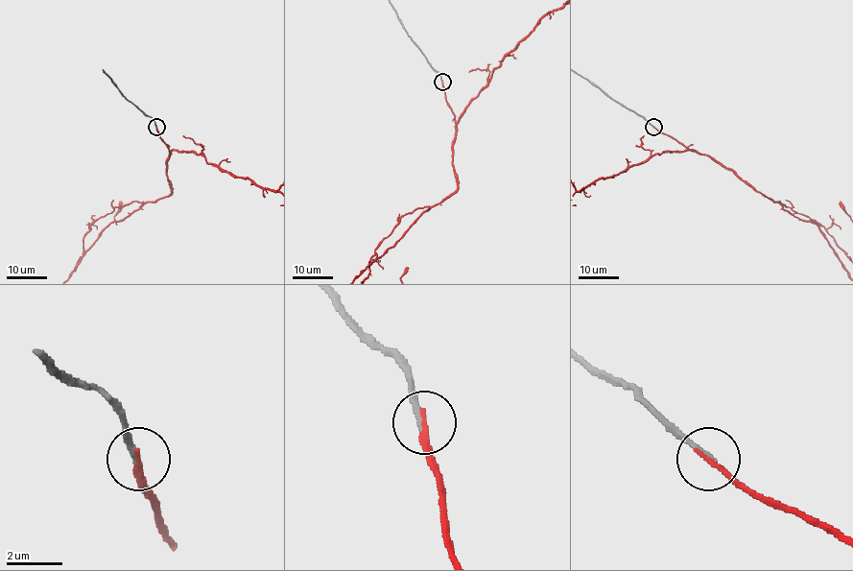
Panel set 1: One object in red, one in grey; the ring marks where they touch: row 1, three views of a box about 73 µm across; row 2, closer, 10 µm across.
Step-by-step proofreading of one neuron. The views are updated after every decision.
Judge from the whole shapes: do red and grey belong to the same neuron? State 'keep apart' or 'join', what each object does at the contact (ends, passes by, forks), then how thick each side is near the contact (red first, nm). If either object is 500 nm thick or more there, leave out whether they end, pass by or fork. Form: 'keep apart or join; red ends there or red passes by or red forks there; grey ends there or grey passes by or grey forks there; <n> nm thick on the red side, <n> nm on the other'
join; red ends there; grey ends there; 190 nm thick on the red side, 200 nm on the other

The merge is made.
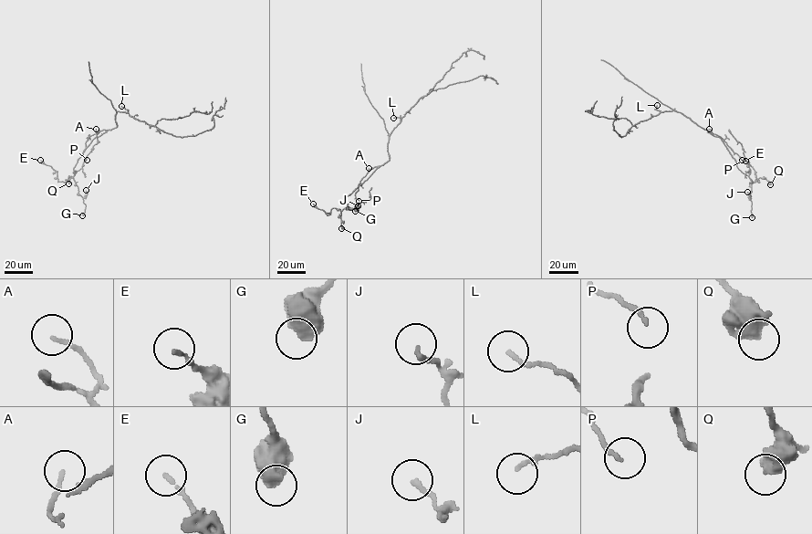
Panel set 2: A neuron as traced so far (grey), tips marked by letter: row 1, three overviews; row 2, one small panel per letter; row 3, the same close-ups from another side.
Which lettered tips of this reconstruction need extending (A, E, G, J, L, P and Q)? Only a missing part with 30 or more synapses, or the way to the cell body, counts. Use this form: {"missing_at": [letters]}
{"missing_at": []}

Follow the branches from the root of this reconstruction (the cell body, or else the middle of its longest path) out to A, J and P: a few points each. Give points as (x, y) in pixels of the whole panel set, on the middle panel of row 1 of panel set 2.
A: (389, 141), (389, 160), (369, 171), (369, 168)
J: (389, 141), (389, 160), (346, 198), (347, 209), (358, 208), (358, 205)
P: (389, 141), (389, 160), (370, 169), (359, 182), (355, 194), (359, 201)

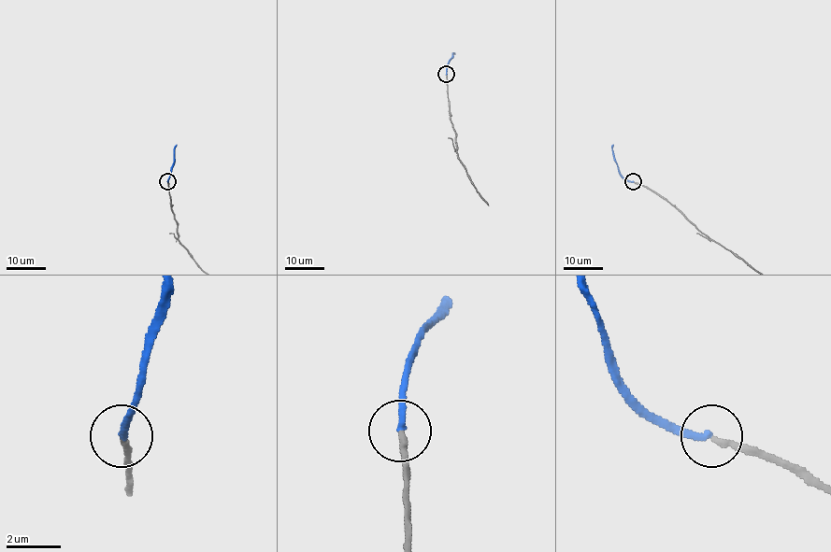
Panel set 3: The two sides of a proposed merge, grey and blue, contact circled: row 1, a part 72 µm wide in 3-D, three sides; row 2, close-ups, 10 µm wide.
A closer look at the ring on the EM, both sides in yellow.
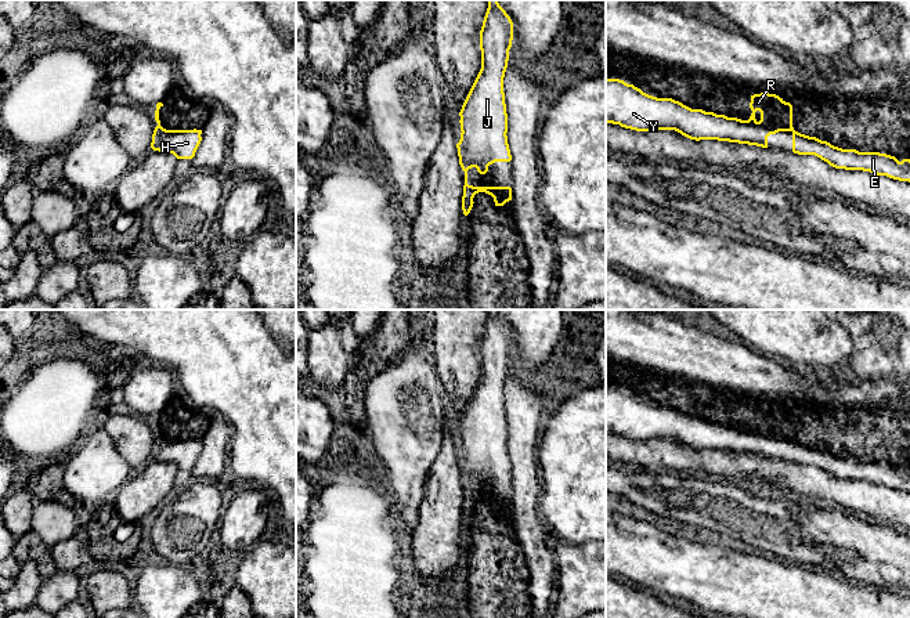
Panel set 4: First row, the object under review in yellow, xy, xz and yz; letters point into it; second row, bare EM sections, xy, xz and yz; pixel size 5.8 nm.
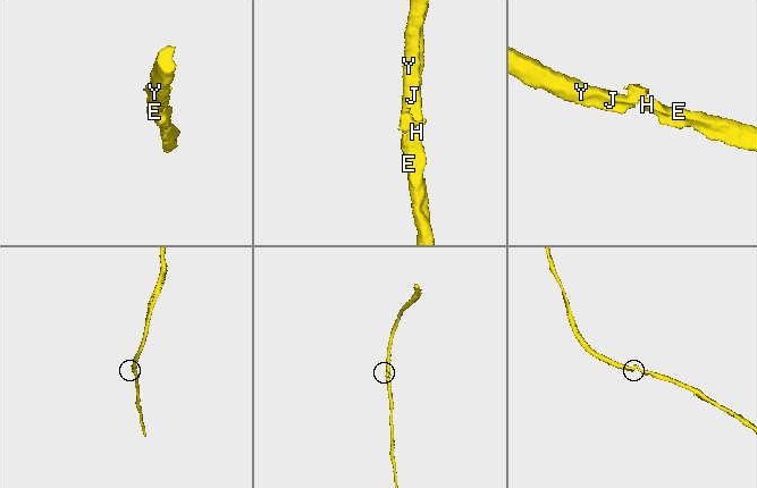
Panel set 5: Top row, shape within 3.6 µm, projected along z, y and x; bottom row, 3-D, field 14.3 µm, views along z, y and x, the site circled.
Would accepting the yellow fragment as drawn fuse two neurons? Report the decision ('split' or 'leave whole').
leave whole

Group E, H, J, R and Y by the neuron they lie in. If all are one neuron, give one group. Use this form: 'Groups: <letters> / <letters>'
Groups: E H J R Y

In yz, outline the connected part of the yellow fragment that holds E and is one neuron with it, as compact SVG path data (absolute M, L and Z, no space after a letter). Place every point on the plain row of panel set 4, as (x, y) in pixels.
M606 388L606 433L636 441L675 440L690 449L718 449L768 458L768 447L779 441L792 442L792 462L798 465L815 465L835 478L863 480L877 485L886 485L910 492L910 469L899 471L895 466L880 462L859 462L842 459L816 447L801 444L792 437L792 415L776 404L761 402L751 405L752 420L748 430L727 427L703 419L691 419L672 408L657 408L643 402L633 394L620 388Z

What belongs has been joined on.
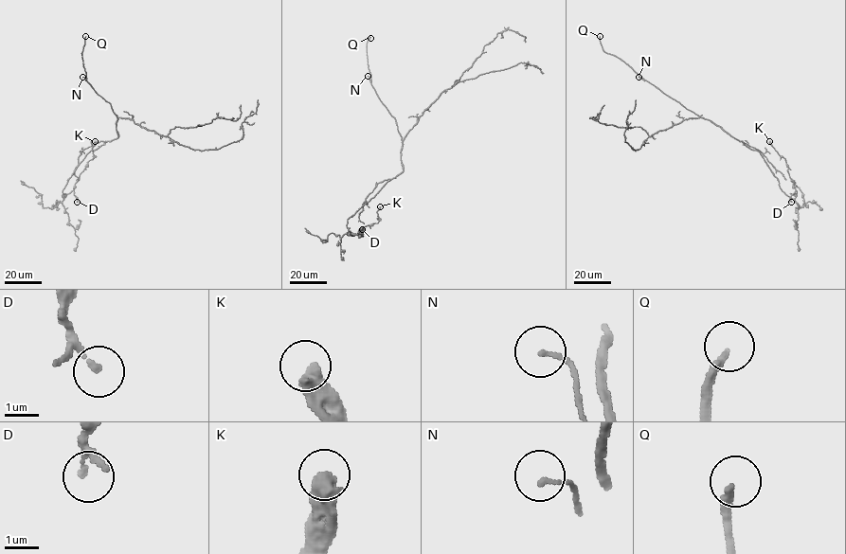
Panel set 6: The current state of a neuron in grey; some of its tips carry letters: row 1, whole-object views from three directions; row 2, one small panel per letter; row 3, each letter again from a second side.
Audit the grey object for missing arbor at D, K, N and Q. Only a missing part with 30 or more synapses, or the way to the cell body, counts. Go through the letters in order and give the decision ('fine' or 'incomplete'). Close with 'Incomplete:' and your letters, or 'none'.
D: fine
K: fine
N: fine
Q: incomplete
Incomplete: Q

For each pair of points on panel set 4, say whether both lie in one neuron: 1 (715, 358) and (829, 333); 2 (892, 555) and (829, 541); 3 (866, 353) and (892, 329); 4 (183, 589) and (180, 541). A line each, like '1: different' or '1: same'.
1: different
2: same
3: same
4: different

